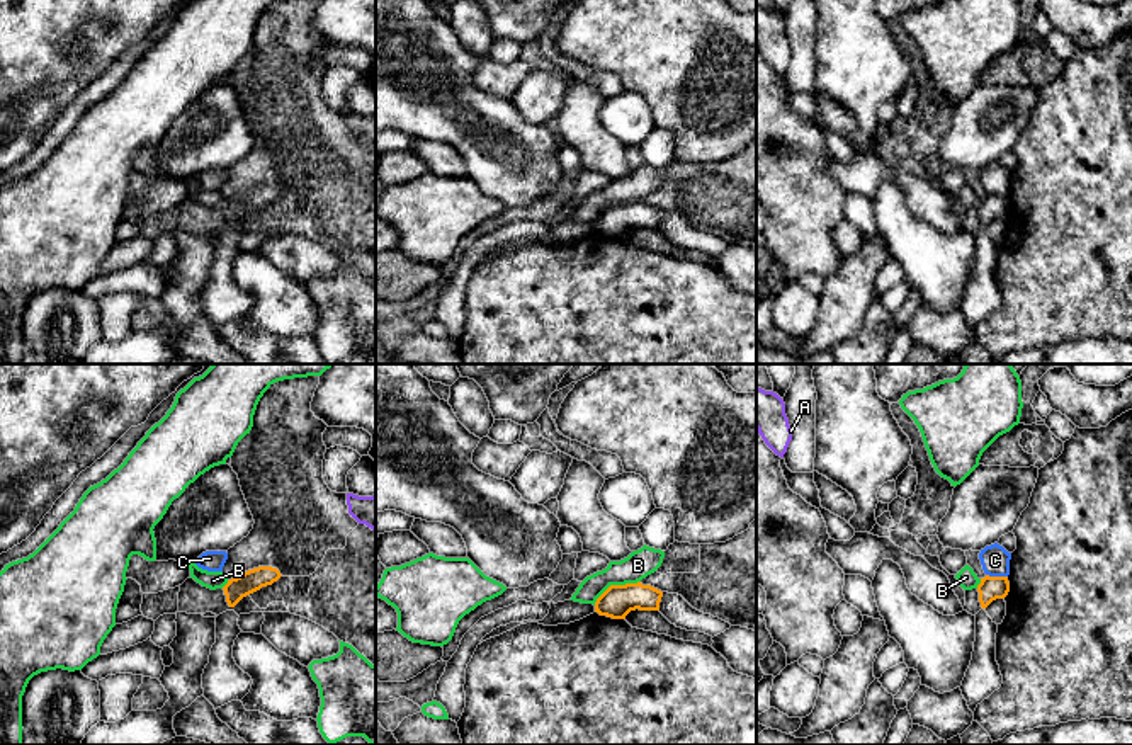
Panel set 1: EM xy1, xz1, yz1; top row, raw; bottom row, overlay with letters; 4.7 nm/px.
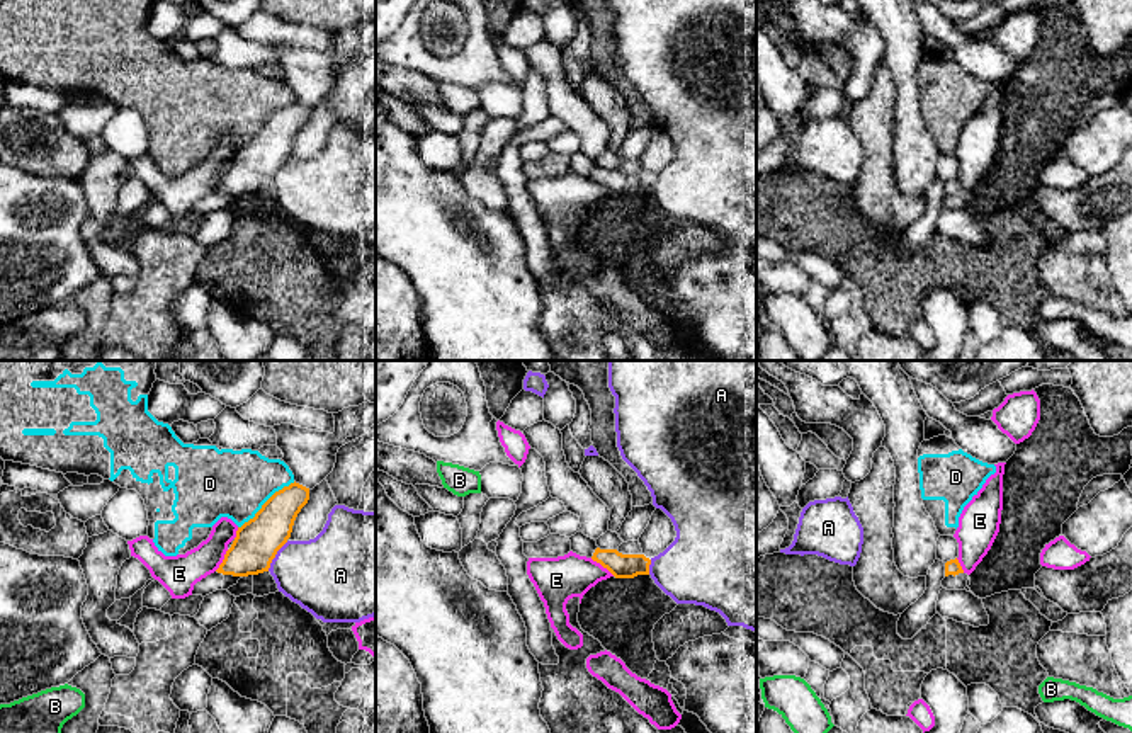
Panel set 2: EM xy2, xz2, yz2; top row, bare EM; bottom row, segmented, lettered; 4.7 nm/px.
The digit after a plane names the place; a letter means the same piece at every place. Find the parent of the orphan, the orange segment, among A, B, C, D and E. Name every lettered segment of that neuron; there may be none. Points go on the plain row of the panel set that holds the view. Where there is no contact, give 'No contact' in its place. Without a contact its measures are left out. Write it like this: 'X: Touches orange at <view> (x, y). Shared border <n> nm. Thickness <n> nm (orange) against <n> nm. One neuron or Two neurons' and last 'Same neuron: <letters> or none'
A: Touches orange at xy2 (274, 176). Shared border 170 nm. Thickness 220 nm (orange) against 360 nm. Two neurons
B: Touches orange at xz1 (616, 204). Shared border 260 nm. Thickness 160 nm (orange) against 140 nm. Two neurons
C: Touches orange at yz1 (996, 196). Shared border 110 nm. Thickness 120 nm (orange) against 140 nm. Two neurons
D: Touches orange at xy2 (266, 121). Shared border 340 nm. Thickness 220 nm (orange) against 320 nm. Two neurons
E: Touches orange at xz2 (602, 184). Shared border 150 nm. Thickness 110 nm (orange) against 220 nm. Two neurons
Same neuron: none

